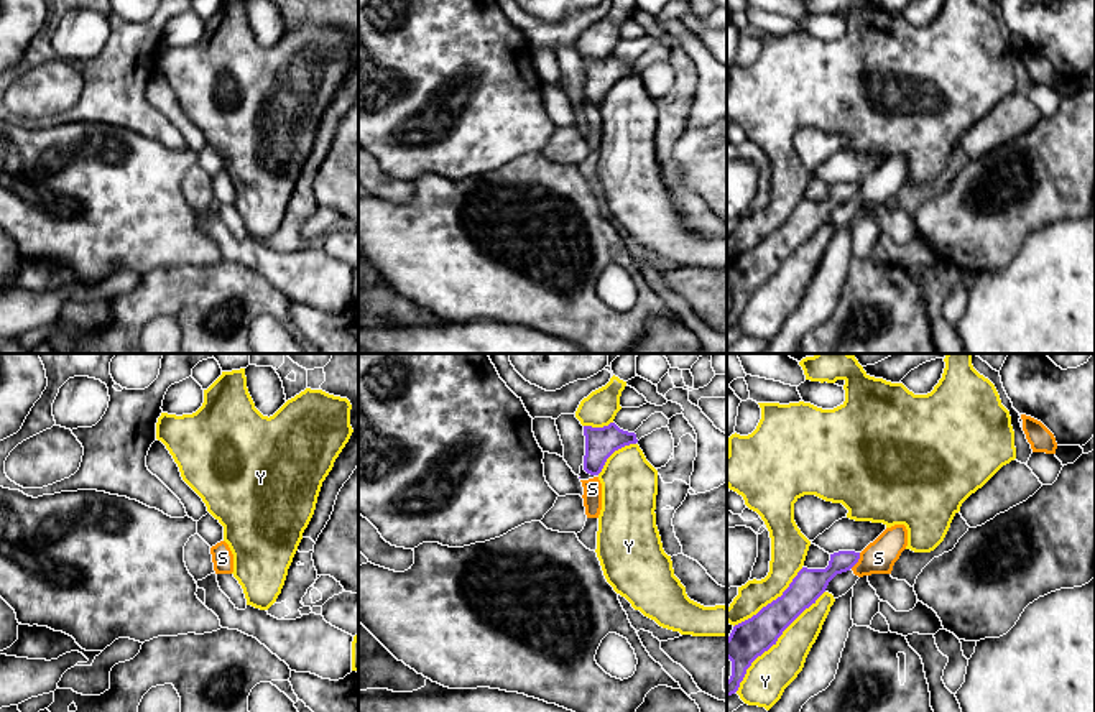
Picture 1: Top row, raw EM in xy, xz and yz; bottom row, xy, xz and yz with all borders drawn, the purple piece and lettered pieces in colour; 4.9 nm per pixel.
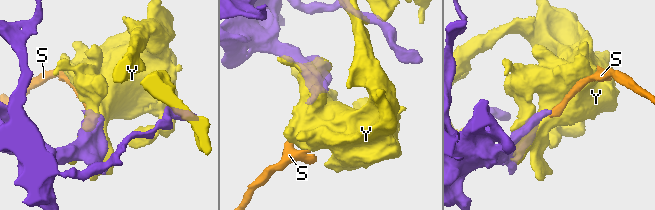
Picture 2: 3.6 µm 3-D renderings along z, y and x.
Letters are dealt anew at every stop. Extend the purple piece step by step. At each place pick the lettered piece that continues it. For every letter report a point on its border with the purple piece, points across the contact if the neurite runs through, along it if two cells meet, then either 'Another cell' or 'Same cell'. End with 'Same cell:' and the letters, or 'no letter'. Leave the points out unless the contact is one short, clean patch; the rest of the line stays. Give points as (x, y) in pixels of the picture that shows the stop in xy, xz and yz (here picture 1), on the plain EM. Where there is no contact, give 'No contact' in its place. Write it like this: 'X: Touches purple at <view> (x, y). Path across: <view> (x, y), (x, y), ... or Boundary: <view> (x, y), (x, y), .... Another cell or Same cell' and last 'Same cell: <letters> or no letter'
S: Touches purple at yz (857, 193). Boundary: yz (860, 184), (860, 189), (850, 199). Another cell
Y: Touches purple at yz (775, 273). Another cell
Same cell: no letter

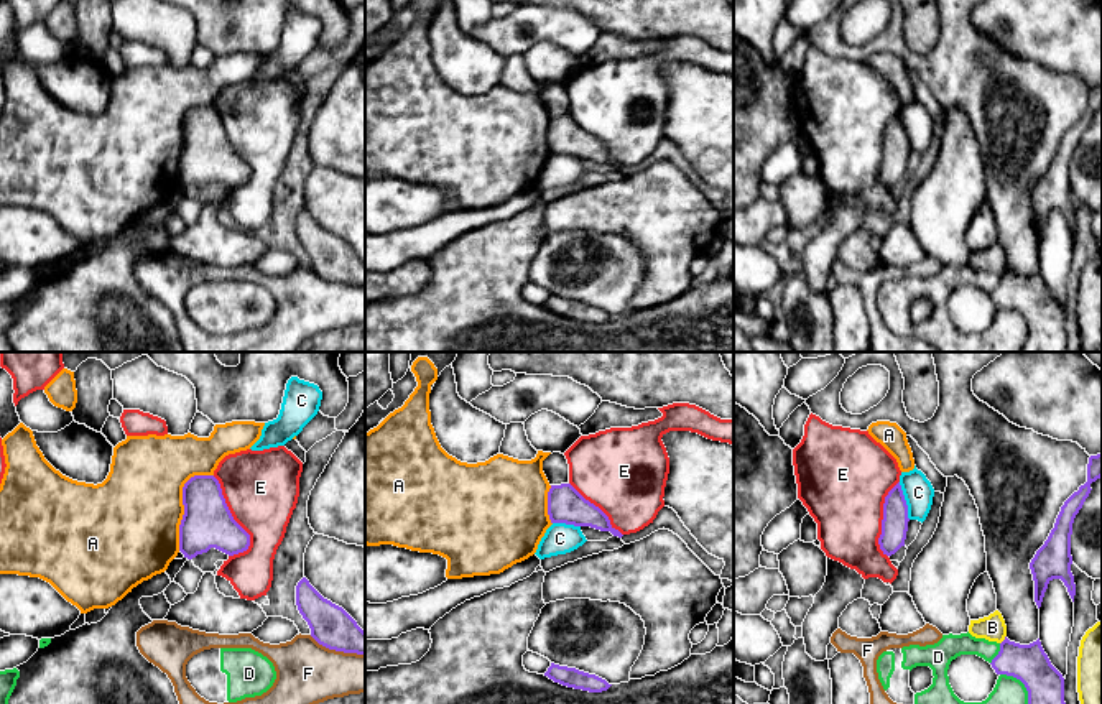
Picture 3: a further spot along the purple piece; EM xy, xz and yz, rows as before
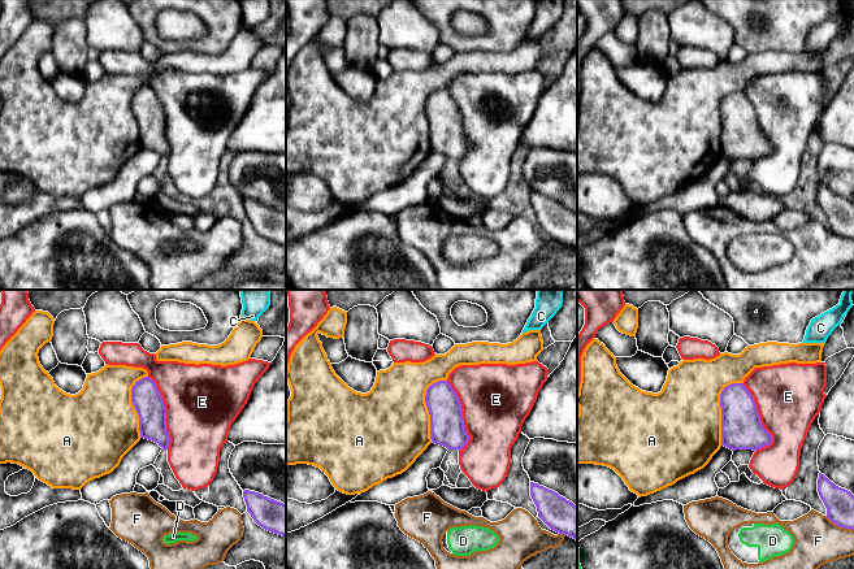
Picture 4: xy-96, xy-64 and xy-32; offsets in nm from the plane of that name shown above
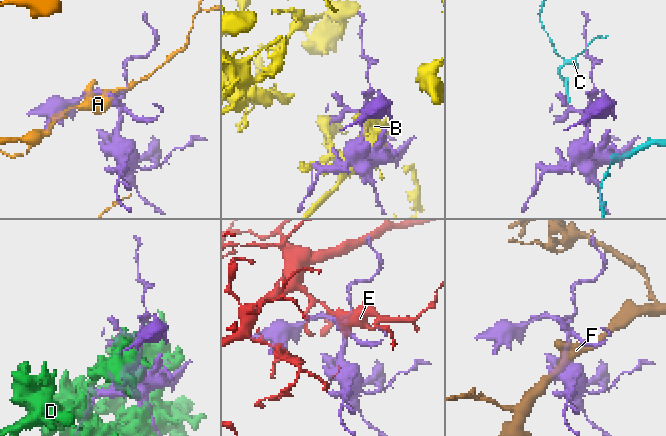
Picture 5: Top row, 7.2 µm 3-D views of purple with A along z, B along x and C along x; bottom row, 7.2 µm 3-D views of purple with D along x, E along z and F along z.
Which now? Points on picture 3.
A: Touches purple at xy (183, 135). Another cell
B: Touches purple at yz (1004, 272). Another cell
C: Touches purple at yz (905, 132). Boundary: yz (898, 114), (910, 150). Another cell
D: Touches purple at yz (1027, 321). Another cell
E: Touches purple at xy (234, 152). Another cell
F: Touches purple at xy (338, 282). Another cell
Same cell: no letter

